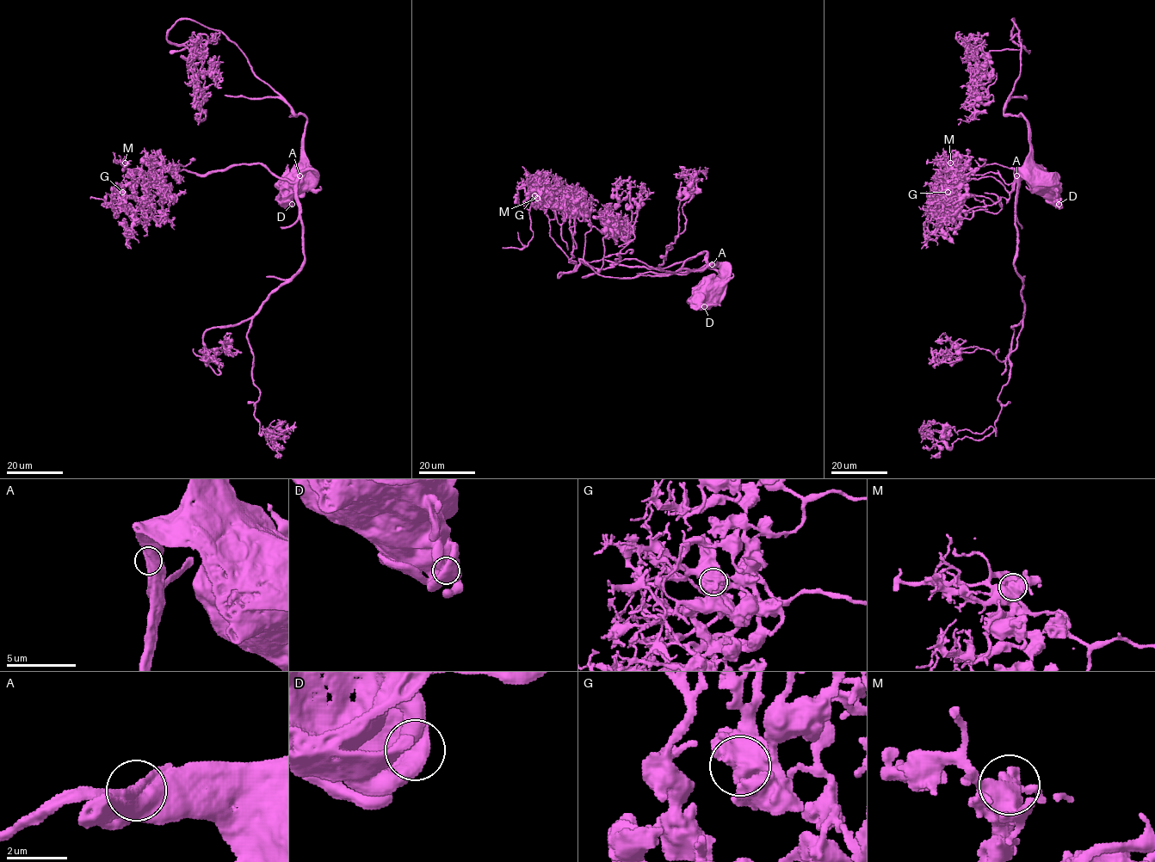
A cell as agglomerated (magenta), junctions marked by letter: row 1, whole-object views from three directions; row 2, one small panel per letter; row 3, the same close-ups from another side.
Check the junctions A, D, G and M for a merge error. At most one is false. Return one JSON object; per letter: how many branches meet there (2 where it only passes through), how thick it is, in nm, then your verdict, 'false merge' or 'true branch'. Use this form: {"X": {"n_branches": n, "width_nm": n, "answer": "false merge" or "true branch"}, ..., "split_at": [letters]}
{"A": {"n_branches": 2, "width_nm": 700, "answer": "true branch"}, "D": {"n_branches": 2, "width_nm": 600, "answer": "true branch"}, "G": {"n_branches": 2, "width_nm": 700, "answer": "true branch"}, "M": {"n_branches": 2, "width_nm": 650, "answer": "true branch"}, "split_at": []}

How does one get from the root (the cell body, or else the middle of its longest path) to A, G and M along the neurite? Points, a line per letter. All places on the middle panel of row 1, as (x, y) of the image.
A: (715, 283), (722, 273), (719, 267), (712, 265)
G: (715, 283), (721, 271), (707, 265), (615, 278), (571, 262), (549, 235), (546, 185), (534, 195)
M: (715, 283), (721, 271), (707, 265), (615, 278), (580, 259), (571, 262), (537, 198)

